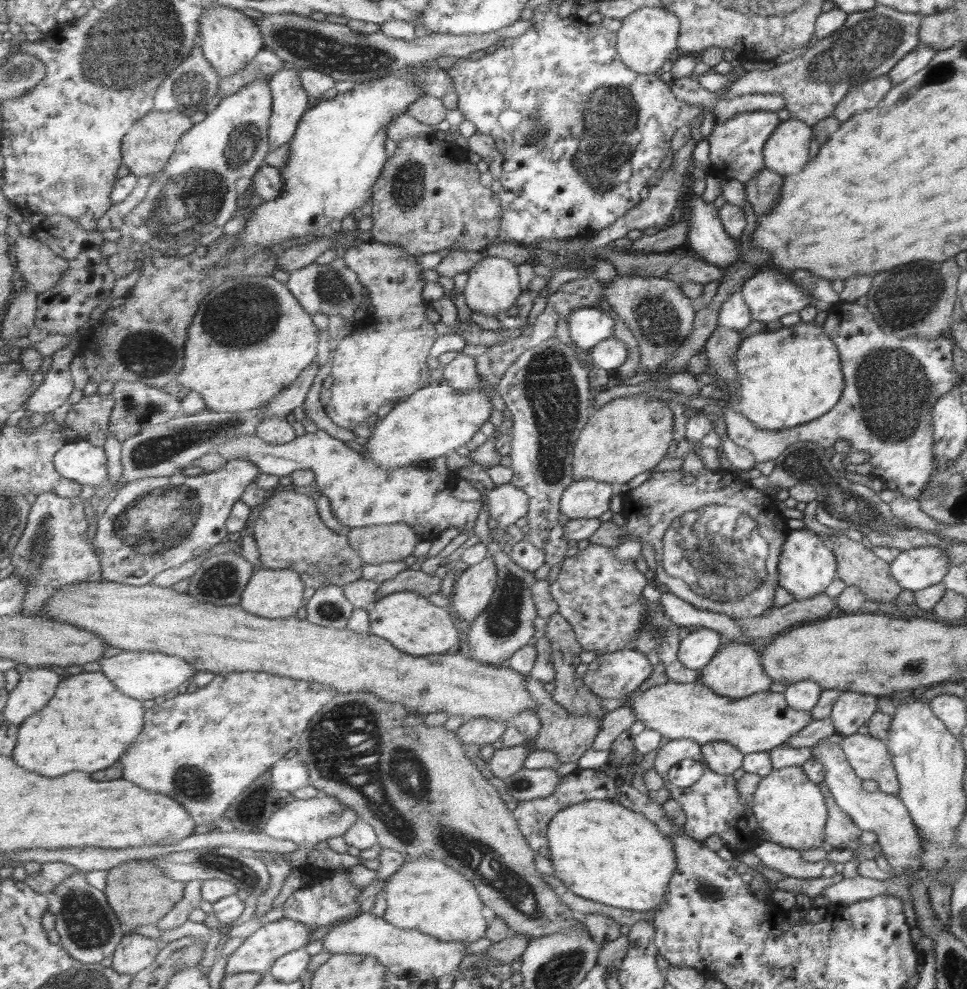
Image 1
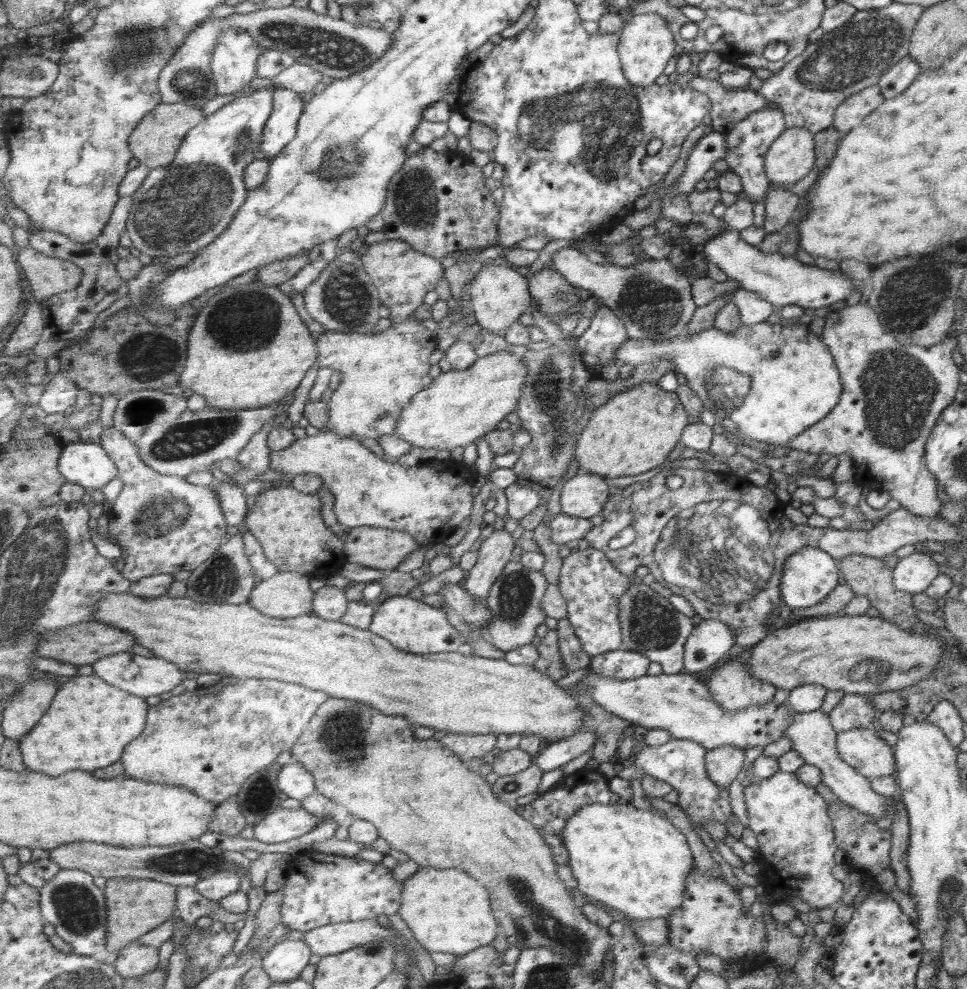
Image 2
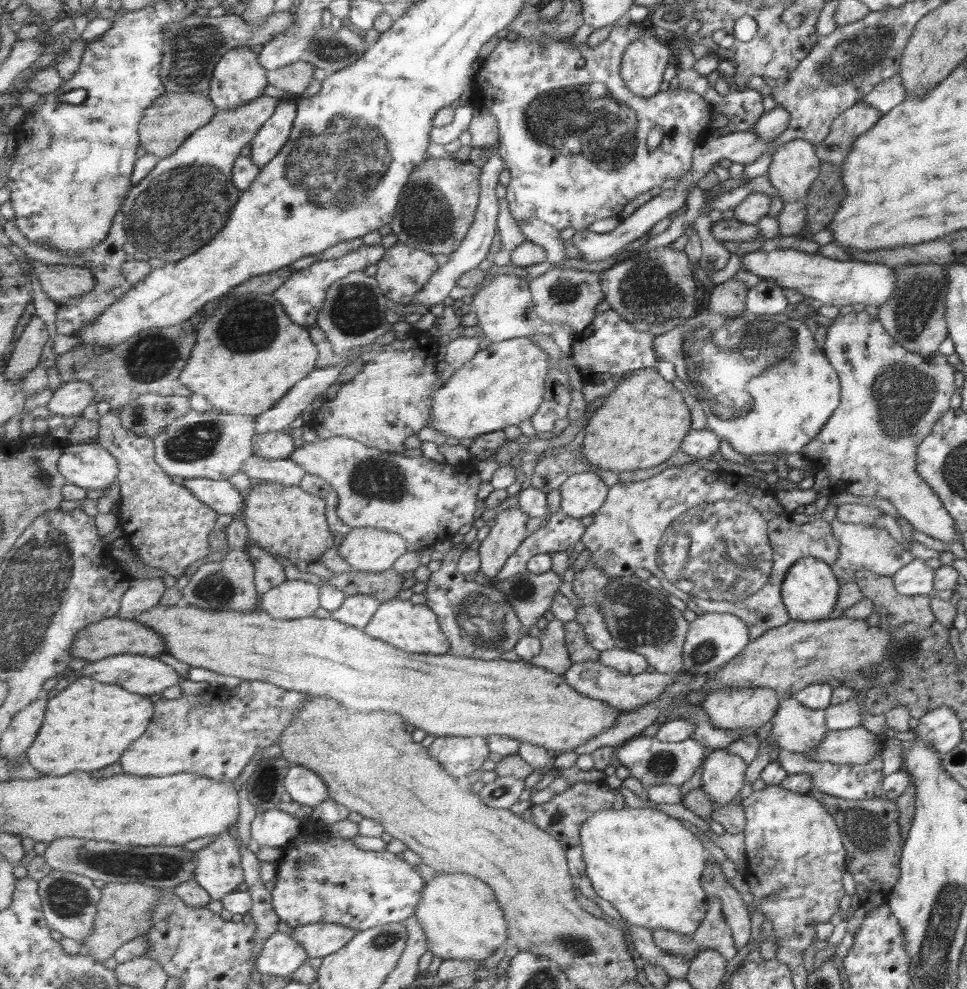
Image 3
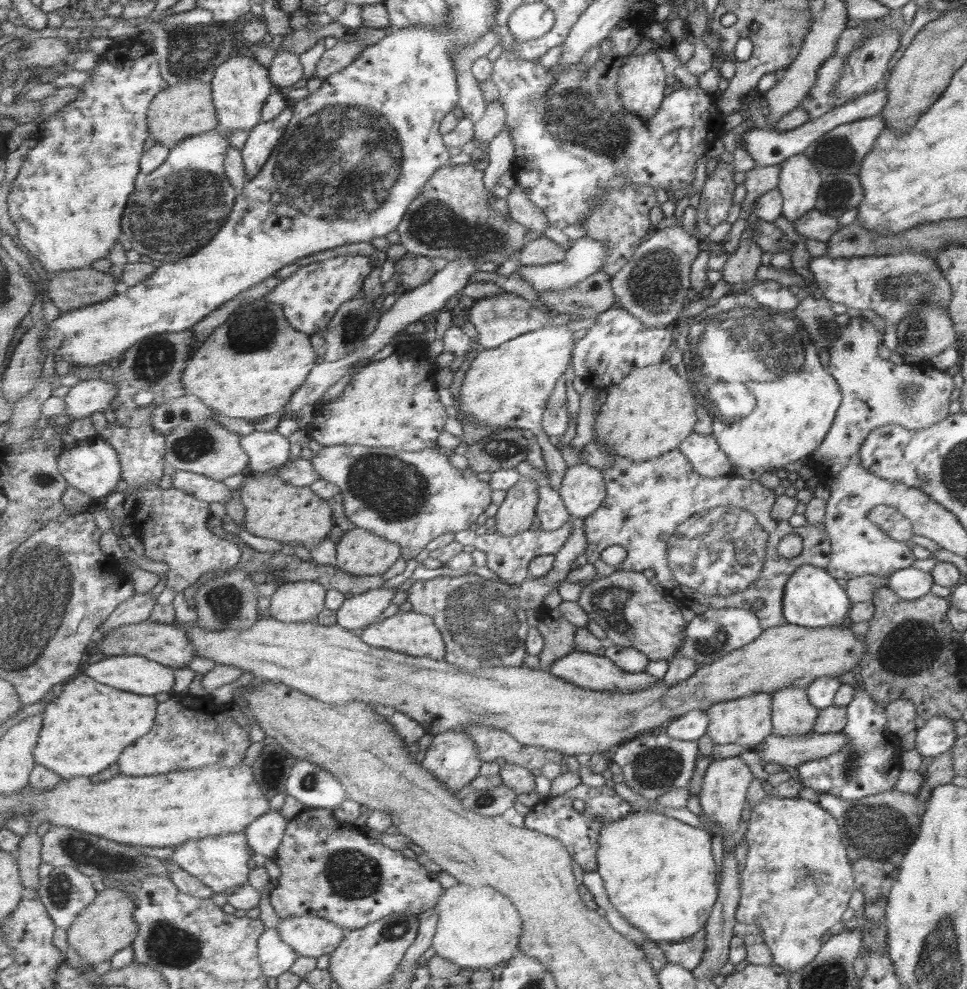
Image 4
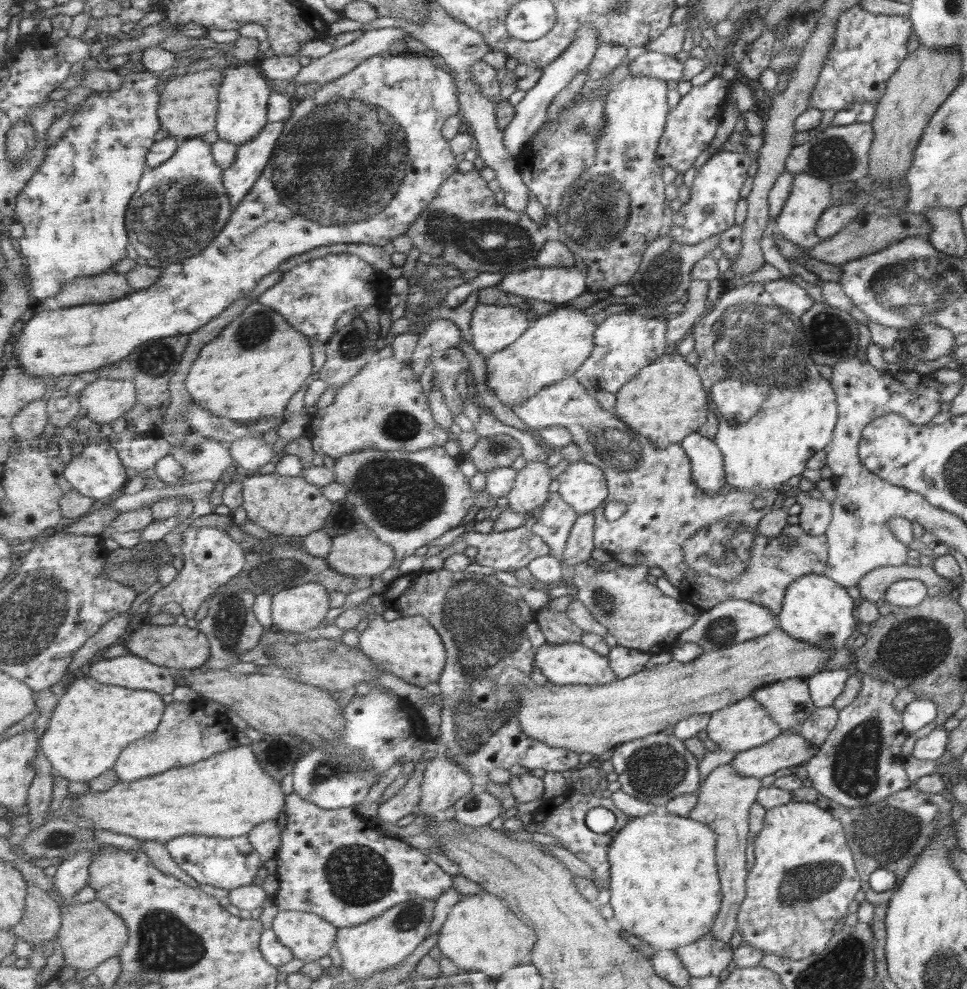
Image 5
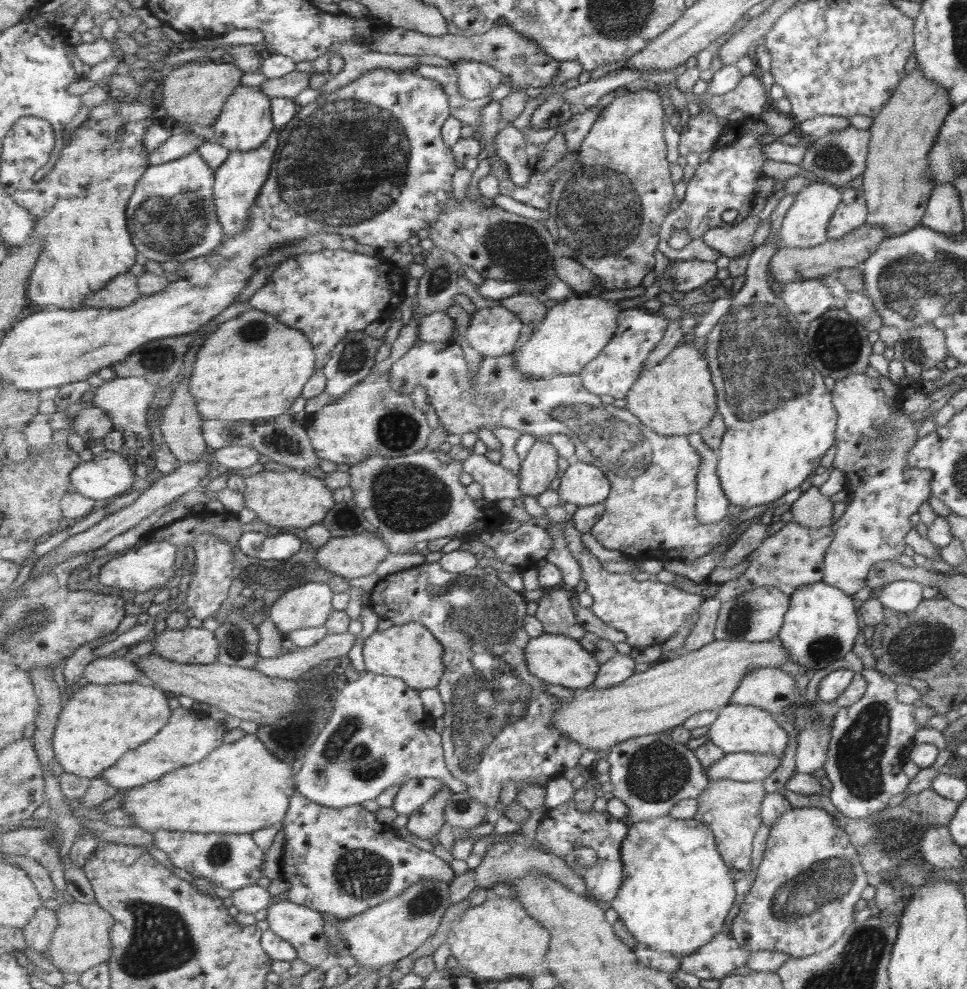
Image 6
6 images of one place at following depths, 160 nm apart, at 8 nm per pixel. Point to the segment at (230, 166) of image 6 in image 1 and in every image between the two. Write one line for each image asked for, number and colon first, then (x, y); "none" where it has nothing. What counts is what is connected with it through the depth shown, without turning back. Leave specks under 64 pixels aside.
1: (290, 100)
2: (282, 128)
3: (275, 134)
4: (262, 140)
5: (252, 157)

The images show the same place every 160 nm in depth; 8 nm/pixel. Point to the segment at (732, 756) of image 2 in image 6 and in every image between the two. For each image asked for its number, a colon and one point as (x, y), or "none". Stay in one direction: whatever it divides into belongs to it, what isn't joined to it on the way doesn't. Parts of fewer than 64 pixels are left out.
3: (722, 777)
4: (723, 790)
5: (725, 798)
6: (732, 809)

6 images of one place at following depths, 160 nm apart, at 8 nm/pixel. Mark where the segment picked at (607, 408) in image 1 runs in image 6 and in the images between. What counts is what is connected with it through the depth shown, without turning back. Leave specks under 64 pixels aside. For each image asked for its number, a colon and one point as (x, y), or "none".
2: (635, 431)
3: (644, 421)
4: (653, 410)
5: (667, 402)
6: (677, 397)

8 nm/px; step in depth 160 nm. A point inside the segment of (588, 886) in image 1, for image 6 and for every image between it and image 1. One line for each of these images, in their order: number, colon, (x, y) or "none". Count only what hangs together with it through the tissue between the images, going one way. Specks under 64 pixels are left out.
2: (636, 862)
3: (647, 864)
4: (658, 871)
5: (664, 883)
6: (677, 890)

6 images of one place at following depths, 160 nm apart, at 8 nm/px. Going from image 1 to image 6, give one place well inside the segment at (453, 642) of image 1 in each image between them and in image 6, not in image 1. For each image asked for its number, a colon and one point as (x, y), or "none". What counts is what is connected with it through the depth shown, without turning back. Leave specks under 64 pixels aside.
2: (412, 625)
3: (416, 628)
4: (416, 634)
5: (410, 647)
6: (411, 651)

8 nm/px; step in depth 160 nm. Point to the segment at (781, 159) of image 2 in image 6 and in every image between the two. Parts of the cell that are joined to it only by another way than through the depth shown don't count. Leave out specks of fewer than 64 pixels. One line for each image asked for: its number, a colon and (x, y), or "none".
3: (793, 165)
4: (798, 180)
5: (808, 196)
6: (803, 225)

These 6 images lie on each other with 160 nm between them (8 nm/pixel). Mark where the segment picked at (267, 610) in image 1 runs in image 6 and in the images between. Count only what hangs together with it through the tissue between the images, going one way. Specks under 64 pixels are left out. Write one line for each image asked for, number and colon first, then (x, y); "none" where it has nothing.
2: (287, 595)
3: (294, 599)
4: (300, 602)
5: (298, 609)
6: (310, 605)

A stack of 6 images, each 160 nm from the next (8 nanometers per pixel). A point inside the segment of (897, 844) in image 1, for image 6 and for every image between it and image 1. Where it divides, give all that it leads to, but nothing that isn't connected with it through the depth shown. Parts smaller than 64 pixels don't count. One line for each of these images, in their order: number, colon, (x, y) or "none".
2: (812, 738)
3: (797, 729)
4: (791, 714)
5: (787, 702)
6: (772, 689)

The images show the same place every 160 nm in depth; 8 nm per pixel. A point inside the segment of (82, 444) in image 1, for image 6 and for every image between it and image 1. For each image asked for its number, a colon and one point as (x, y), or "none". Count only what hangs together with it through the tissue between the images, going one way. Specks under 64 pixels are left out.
2: (89, 465)
3: (91, 466)
4: (95, 469)
5: (98, 472)
6: (110, 474)

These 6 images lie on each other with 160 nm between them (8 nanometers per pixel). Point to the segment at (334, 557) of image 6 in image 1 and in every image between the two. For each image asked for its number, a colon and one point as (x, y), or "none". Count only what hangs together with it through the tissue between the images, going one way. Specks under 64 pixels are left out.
1: (375, 544)
2: (380, 548)
3: (373, 550)
4: (360, 552)
5: (361, 553)

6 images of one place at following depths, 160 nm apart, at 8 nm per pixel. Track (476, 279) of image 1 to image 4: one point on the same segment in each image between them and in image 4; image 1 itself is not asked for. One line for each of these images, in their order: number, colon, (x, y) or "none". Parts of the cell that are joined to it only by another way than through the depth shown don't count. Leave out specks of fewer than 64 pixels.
2: (499, 296)
3: (505, 309)
4: (502, 317)

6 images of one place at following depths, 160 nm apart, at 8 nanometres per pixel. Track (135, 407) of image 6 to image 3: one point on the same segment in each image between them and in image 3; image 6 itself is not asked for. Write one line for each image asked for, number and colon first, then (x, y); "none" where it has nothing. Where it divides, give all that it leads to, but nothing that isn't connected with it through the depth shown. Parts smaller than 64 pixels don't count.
3: (71, 398)
4: (87, 397)
5: (105, 400)

